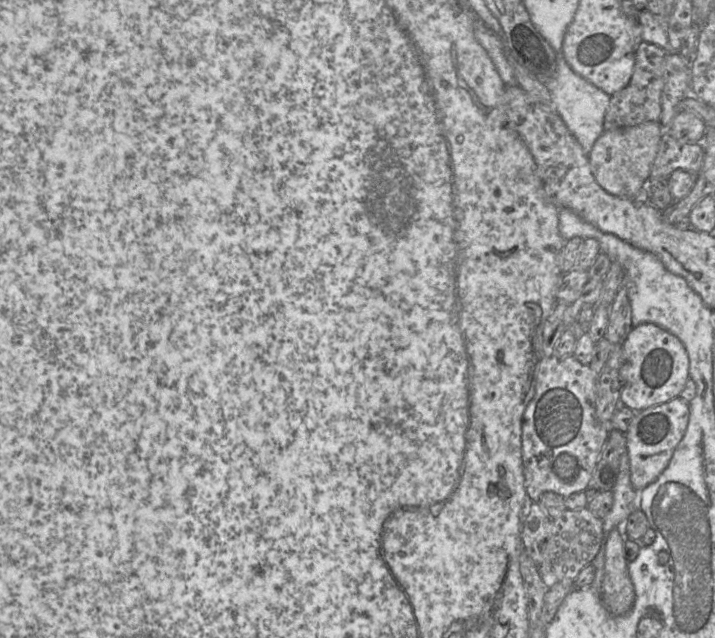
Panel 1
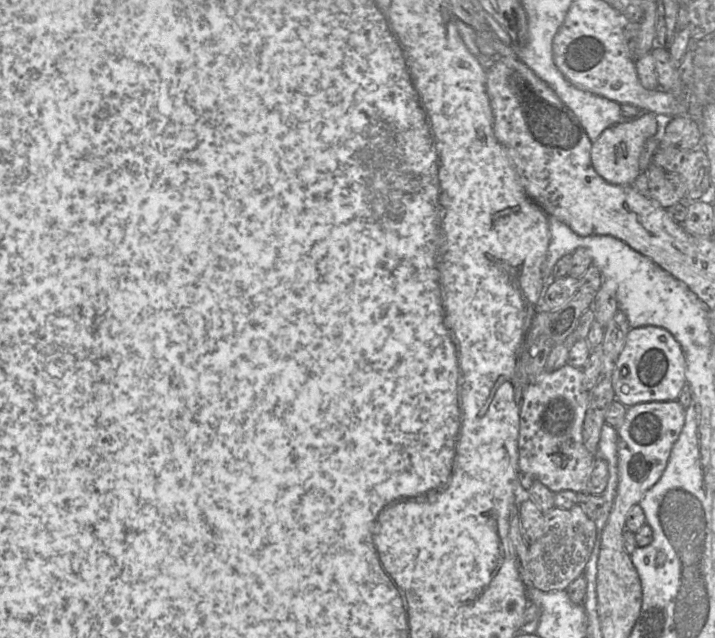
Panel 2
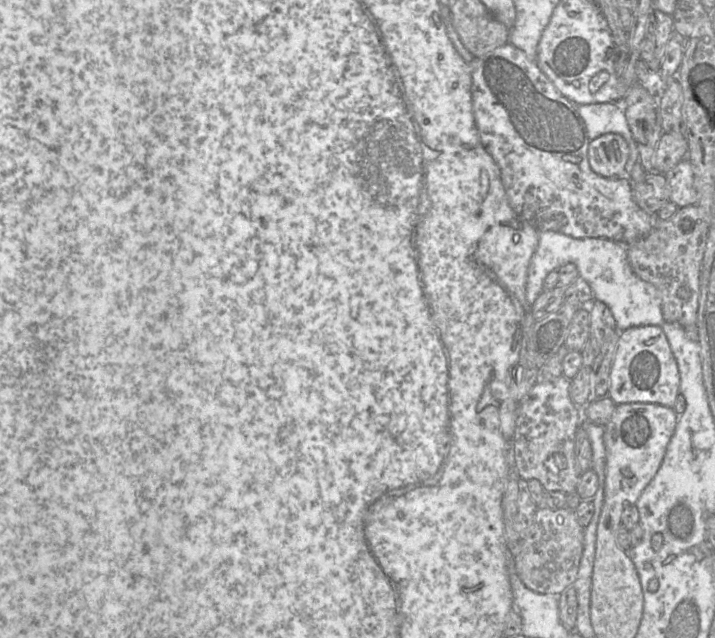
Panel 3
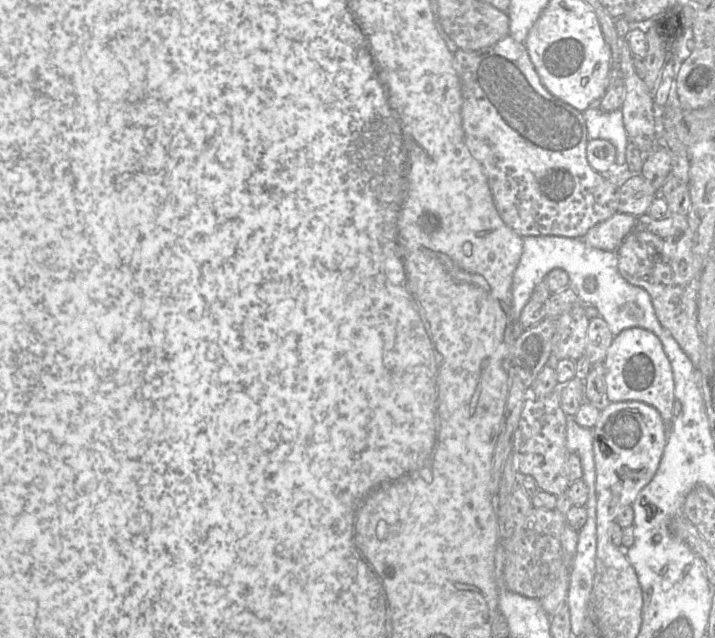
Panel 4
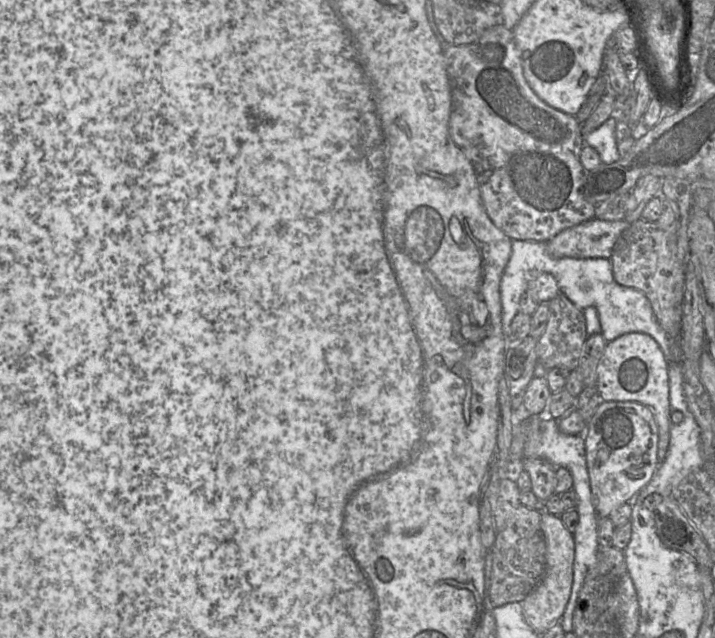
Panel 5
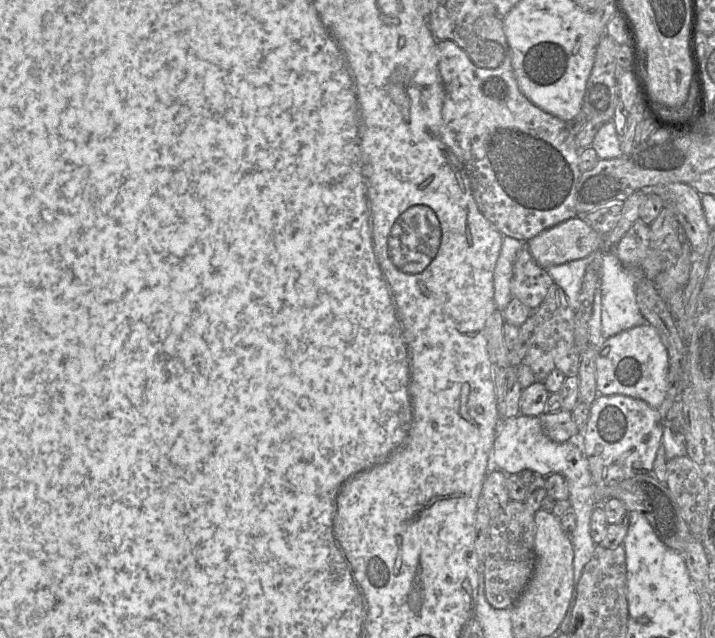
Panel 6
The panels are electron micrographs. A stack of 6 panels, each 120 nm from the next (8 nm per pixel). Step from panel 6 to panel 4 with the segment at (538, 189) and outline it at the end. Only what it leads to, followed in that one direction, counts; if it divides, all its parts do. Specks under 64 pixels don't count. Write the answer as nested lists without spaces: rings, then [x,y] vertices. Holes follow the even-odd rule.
[[[510,35],[492,46],[478,51],[458,49],[453,54],[453,65],[459,80],[461,94],[461,111],[465,144],[472,157],[480,164],[486,177],[488,187],[501,220],[522,237],[528,236],[563,236],[582,238],[596,224],[617,213],[618,184],[610,181],[589,165],[586,149],[589,141],[588,131],[582,112],[553,96],[543,85],[535,70],[525,44],[515,41]]]

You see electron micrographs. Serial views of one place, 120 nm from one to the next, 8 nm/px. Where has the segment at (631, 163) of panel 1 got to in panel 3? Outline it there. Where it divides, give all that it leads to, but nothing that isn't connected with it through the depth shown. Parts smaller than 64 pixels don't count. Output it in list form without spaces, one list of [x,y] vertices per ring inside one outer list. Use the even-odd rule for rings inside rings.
[[[616,133],[603,134],[589,143],[588,160],[598,175],[614,178],[625,172],[629,147],[625,139]]]

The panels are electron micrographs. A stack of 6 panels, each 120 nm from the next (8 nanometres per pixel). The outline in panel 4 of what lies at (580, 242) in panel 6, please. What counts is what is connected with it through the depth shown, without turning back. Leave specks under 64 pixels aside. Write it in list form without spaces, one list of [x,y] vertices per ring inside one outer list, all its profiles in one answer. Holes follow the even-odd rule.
[[[615,213],[590,228],[581,239],[591,247],[604,251],[616,251],[633,229],[636,218],[630,214]]]

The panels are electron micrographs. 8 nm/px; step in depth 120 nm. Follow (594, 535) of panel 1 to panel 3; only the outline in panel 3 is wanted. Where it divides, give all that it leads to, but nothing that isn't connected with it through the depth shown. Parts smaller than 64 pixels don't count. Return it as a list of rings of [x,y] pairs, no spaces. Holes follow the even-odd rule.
[[[538,507],[527,535],[509,550],[517,574],[530,590],[541,594],[560,595],[576,580],[584,547],[585,527],[577,521],[575,510],[567,507],[551,510]]]

